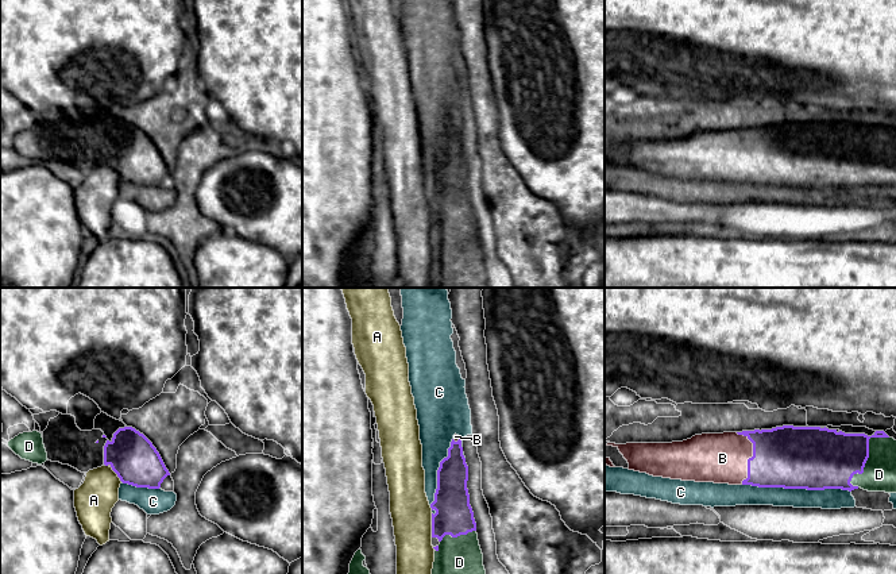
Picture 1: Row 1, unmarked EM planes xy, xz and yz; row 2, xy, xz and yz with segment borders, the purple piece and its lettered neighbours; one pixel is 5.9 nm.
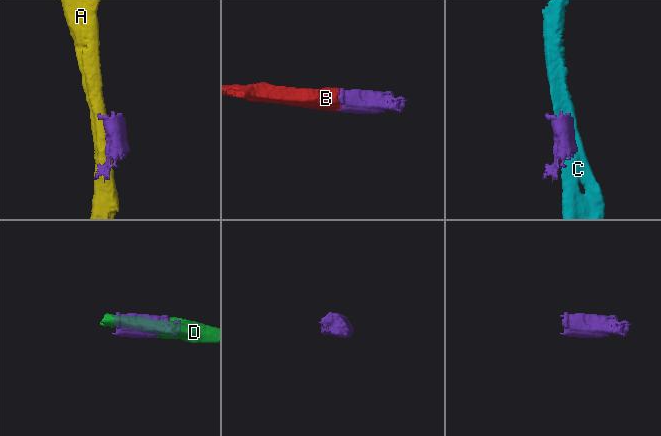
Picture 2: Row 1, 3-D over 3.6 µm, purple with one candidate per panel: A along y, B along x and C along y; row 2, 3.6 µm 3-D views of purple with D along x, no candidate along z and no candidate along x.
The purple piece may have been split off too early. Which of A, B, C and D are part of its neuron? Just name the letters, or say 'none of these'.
B, D

